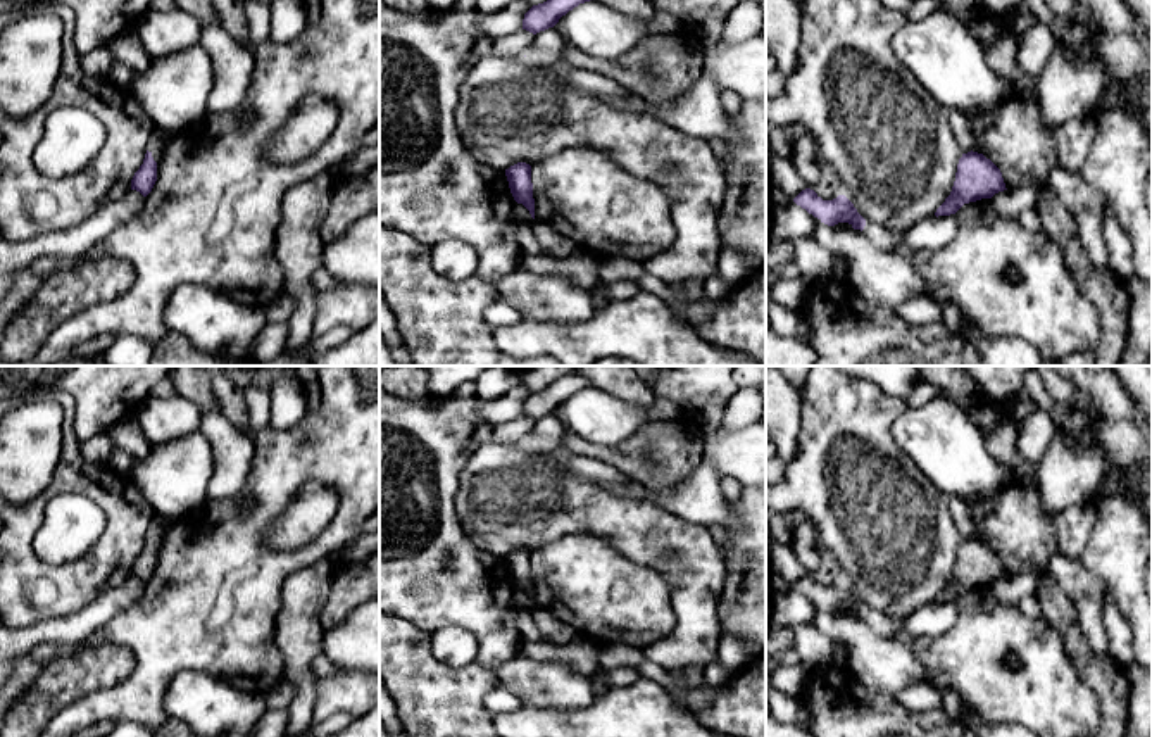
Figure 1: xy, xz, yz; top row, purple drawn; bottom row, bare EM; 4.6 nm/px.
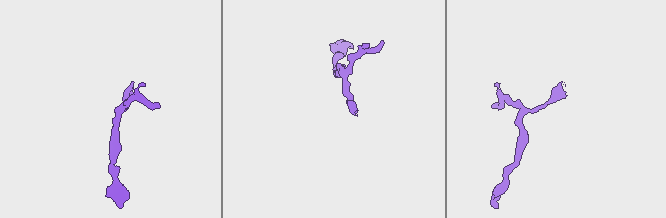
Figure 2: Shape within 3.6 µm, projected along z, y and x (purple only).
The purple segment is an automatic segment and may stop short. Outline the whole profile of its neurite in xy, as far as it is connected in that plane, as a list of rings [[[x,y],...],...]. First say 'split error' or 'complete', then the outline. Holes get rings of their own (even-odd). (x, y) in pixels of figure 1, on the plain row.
split error; [[[155,516],[155,520],[150,523],[143,551],[131,566],[131,576],[140,578],[143,583],[152,578],[157,568],[157,556],[169,525],[171,521],[160,516]]]

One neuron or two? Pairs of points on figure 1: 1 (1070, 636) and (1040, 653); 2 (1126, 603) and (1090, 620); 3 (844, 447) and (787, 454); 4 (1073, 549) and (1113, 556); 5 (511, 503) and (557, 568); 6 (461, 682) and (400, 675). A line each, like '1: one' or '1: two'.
1: two
2: two
3: two
4: two
5: two
6: one

